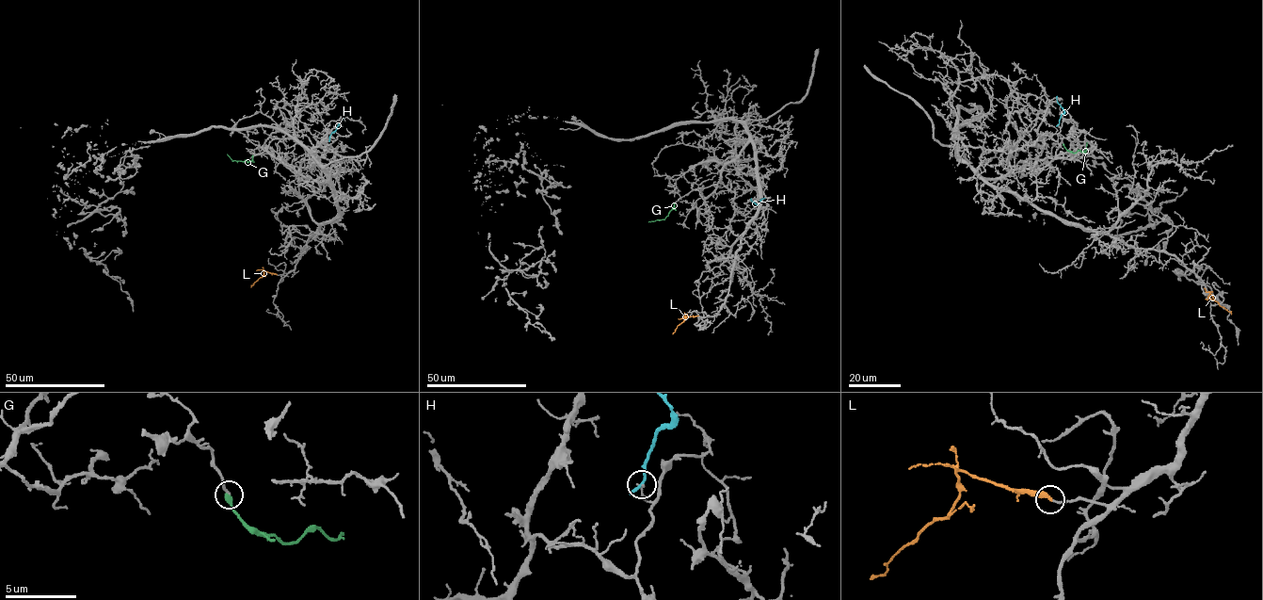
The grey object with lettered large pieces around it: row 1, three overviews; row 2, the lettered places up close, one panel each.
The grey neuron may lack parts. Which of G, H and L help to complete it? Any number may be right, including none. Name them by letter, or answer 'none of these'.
G, L

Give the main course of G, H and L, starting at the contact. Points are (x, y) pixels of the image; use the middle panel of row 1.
G: (674, 203), (664, 218), (648, 222)
H: (751, 200), (758, 203), (765, 198)
L: (698, 316), (685, 317), (673, 333)

